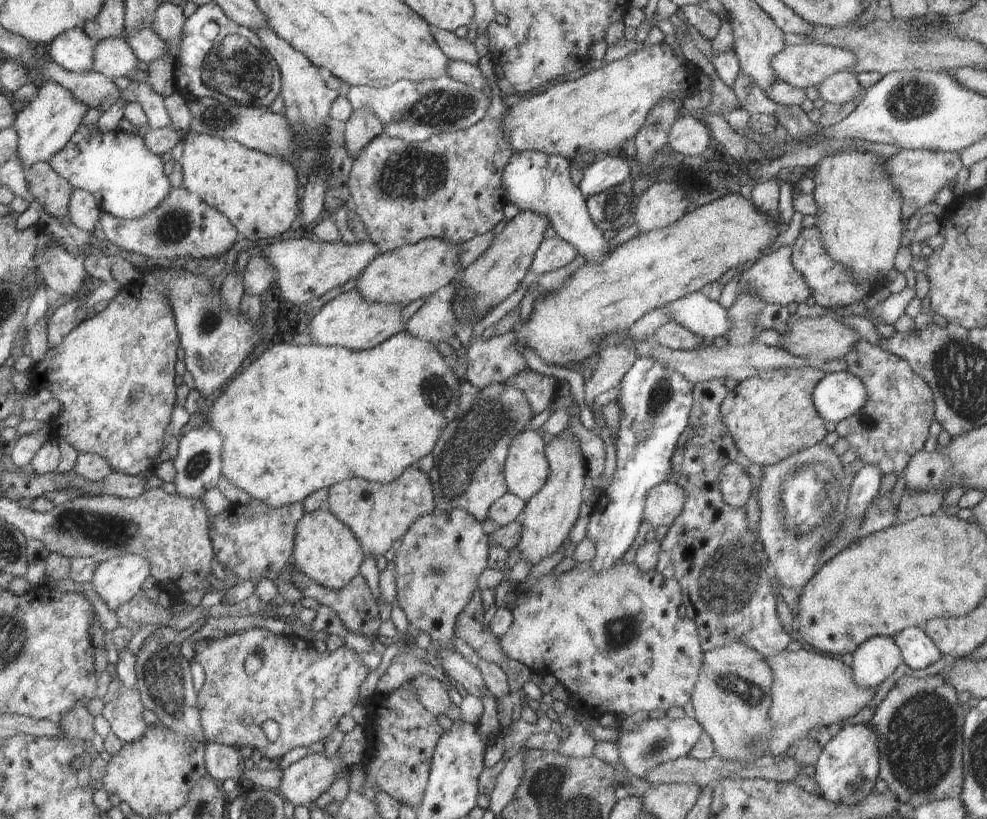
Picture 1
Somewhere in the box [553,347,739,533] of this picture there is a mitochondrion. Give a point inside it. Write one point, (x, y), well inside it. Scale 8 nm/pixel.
(661, 394)

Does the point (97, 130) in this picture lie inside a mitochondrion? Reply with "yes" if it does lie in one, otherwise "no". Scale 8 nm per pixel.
no

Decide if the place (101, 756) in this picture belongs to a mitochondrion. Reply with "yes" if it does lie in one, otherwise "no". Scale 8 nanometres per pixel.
no

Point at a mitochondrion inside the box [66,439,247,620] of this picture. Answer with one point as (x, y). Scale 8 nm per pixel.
(197, 464)

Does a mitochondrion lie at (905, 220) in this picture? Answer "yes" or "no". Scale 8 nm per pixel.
no

